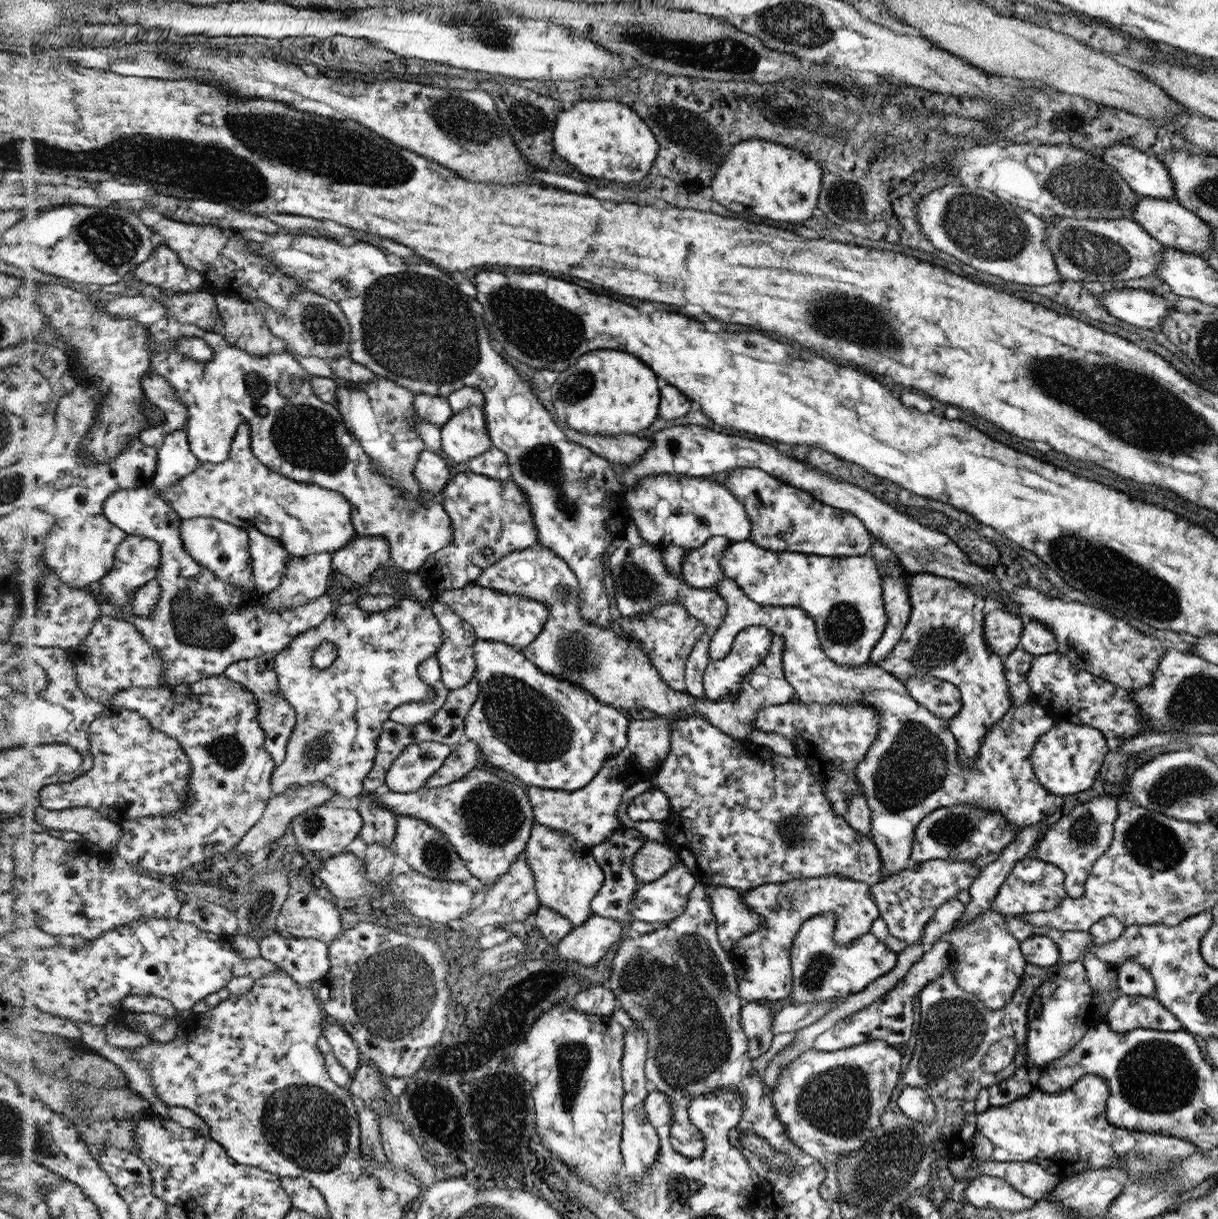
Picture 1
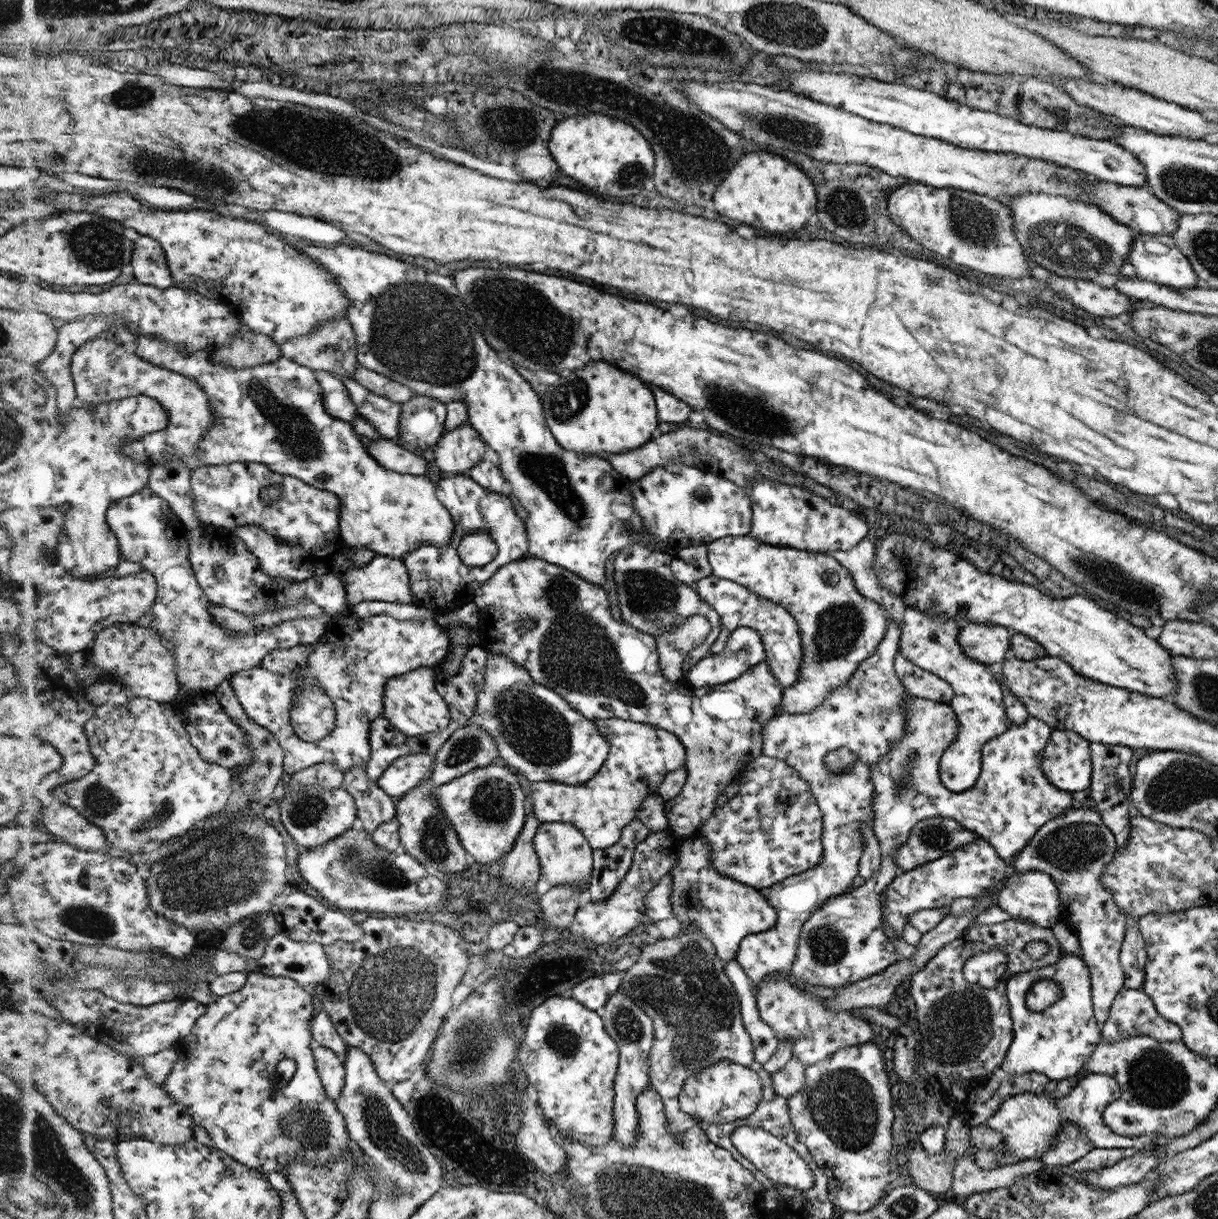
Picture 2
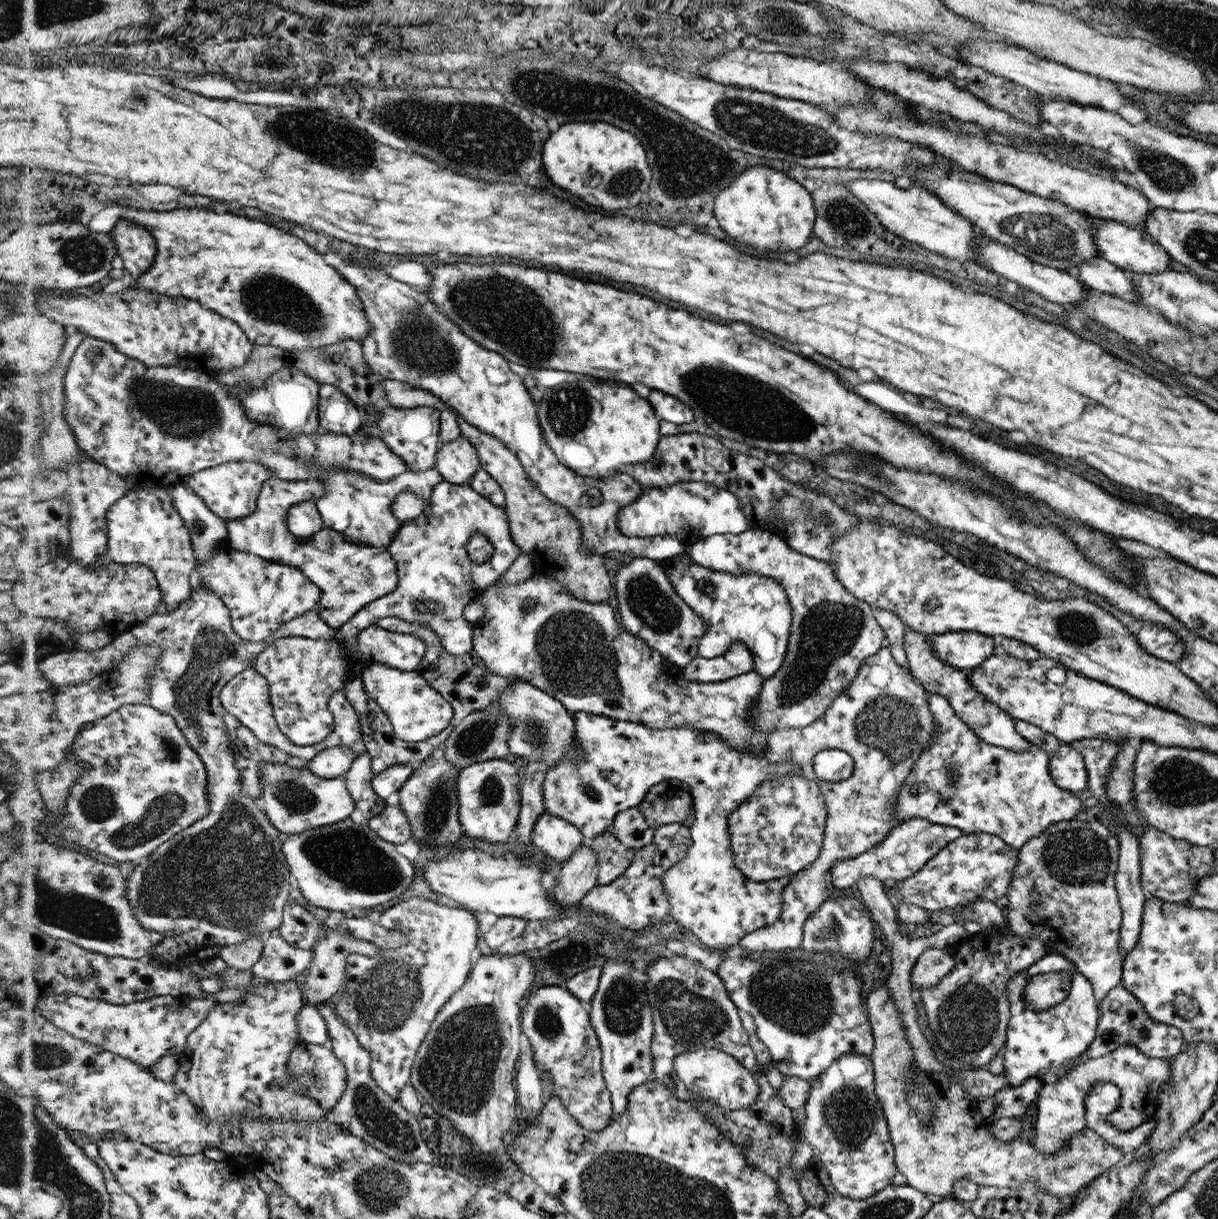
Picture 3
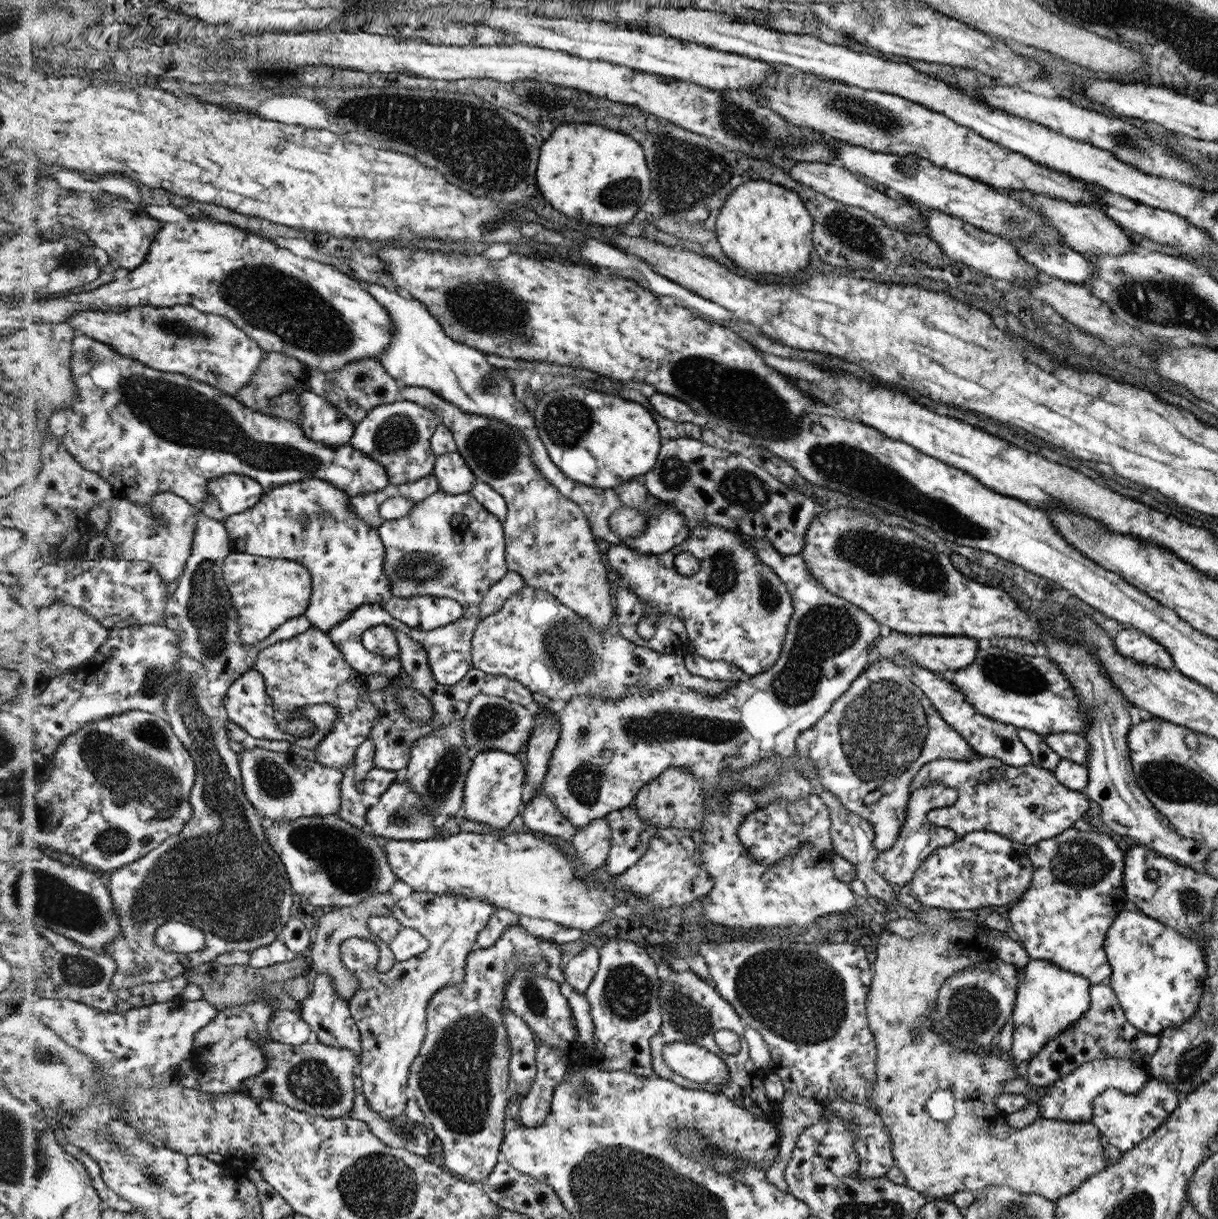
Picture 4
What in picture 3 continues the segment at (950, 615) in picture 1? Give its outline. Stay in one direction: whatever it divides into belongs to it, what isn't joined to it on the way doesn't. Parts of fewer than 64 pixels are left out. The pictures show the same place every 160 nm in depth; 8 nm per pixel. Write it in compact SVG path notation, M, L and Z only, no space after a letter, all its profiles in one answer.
M905 628L903 636L902 649L907 658L907 667L909 674L916 682L919 682L925 691L930 694L938 694L947 699L947 704L950 704L951 710L971 732L975 732L975 736L979 740L995 747L1007 749L1013 752L1022 752L1030 747L1017 731L1013 719L994 704L987 702L980 692L974 689L974 685L970 684L968 670L959 670L945 665L943 661L939 661L937 654L932 652L927 637L921 633L917 633L911 629Z

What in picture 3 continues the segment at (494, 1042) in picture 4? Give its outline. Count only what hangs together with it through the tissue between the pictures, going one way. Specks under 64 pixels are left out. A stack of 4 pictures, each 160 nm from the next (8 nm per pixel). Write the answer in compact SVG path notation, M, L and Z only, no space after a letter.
M522 953L480 955L471 969L470 979L439 1008L414 1058L411 1087L421 1102L431 1107L437 1115L446 1118L459 1135L469 1139L471 1145L484 1154L492 1154L499 1148L503 1134L509 1130L515 1116L517 1090L513 1090L511 1082L521 1036L520 1006L517 1006L517 1002L531 990L535 979L534 960Z

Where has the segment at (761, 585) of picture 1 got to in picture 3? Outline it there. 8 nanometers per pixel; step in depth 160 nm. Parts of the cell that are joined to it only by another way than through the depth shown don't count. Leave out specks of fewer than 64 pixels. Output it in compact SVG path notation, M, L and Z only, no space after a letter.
M748 528L739 534L711 535L694 542L685 549L692 561L705 568L717 572L755 573L759 576L771 577L781 588L791 608L791 623L789 638L786 644L785 658L775 674L762 682L762 690L756 699L748 704L746 720L750 720L752 728L767 737L776 728L797 729L807 726L819 719L830 704L850 686L852 679L867 659L874 656L885 643L885 634L873 616L873 608L867 602L859 600L854 594L843 589L842 584L834 576L830 565L826 561L815 560L815 557L805 553L795 552L786 545L776 534L769 530Z

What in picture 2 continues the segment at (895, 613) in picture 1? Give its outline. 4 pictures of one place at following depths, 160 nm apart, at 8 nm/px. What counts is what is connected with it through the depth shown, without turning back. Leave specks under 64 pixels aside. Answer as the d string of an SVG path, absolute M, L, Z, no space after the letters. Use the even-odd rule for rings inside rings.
M895 621L889 622L886 635L874 654L862 661L846 686L828 692L826 700L811 712L788 714L778 711L763 726L762 755L782 760L807 780L822 811L822 860L810 870L760 890L769 906L773 907L776 921L765 932L746 935L738 944L734 958L753 986L777 971L790 974L802 924L827 899L853 890L852 881L858 874L858 860L864 851L858 828L862 824L873 827L872 796L875 788L870 767L890 752L891 745L905 735L907 727L903 706L906 704L906 692L909 692L894 670L900 636L900 626ZM837 748L847 748L856 756L849 772L830 772L824 768L823 757Z

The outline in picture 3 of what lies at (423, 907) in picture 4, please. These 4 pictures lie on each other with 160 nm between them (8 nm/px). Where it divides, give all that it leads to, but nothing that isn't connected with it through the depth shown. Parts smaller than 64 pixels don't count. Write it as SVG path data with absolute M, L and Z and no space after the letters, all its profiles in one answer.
M419 897L402 900L378 915L379 924L405 935L407 944L397 950L380 948L375 956L358 952L347 955L344 989L327 1001L334 1006L336 1016L343 1019L342 1023L352 1030L356 1041L368 1052L373 1083L393 1101L399 1102L403 1088L411 1084L415 1055L430 1030L434 1016L442 1004L470 979L471 969L475 966L475 948L479 948L479 940L484 940L483 928L479 928L479 916L475 916L475 911Z

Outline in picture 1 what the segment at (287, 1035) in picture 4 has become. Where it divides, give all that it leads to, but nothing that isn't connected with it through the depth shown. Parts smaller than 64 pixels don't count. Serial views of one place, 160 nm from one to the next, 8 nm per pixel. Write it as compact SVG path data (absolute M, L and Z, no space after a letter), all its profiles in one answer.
M326 1019L321 1035L329 1043L333 1056L336 1056L336 1059L350 1074L350 1077L355 1076L360 1060L357 1059L358 1048L352 1042L352 1038L337 1022L329 1019Z

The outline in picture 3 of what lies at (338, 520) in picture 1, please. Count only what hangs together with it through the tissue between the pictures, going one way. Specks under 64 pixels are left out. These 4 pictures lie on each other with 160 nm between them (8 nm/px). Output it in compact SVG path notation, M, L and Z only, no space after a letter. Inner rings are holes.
M229 462L197 472L188 482L191 488L203 497L203 500L225 520L235 520L252 515L258 507L262 488L272 479L270 468L256 462ZM304 500L291 506L286 515L286 524L288 531L296 539L314 535L318 530L324 528L313 500Z

